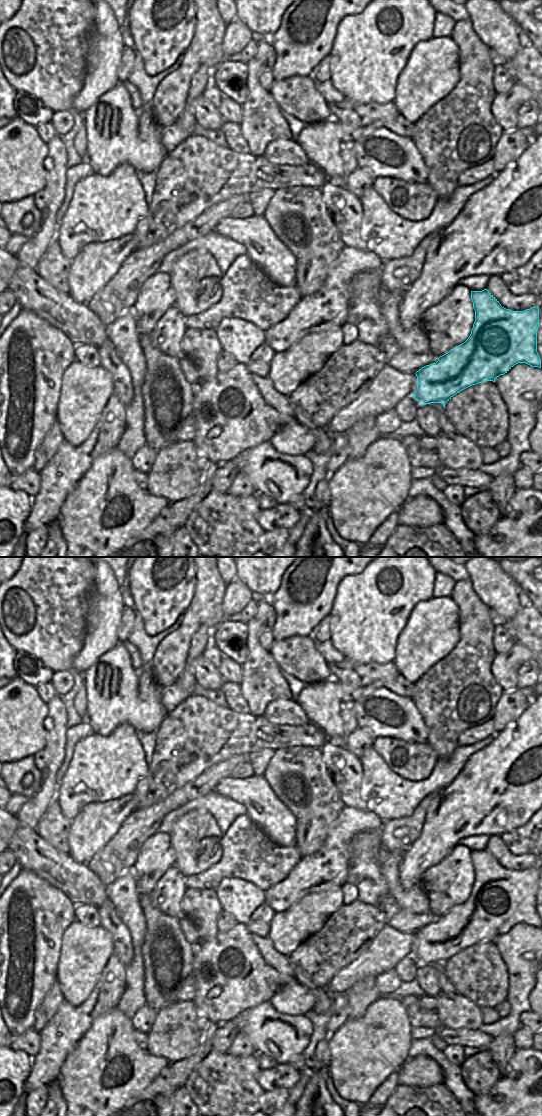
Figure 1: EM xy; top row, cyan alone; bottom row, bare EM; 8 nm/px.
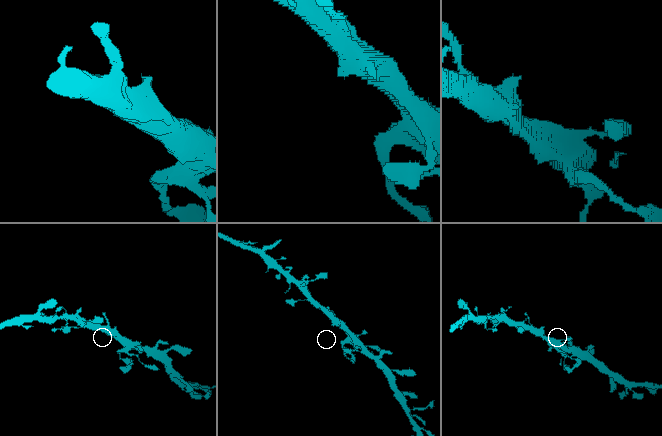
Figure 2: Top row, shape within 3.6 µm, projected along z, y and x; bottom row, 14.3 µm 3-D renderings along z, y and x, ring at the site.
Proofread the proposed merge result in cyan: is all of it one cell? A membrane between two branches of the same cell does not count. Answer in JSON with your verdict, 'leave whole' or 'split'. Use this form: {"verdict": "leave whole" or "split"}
{"verdict": "split"}

